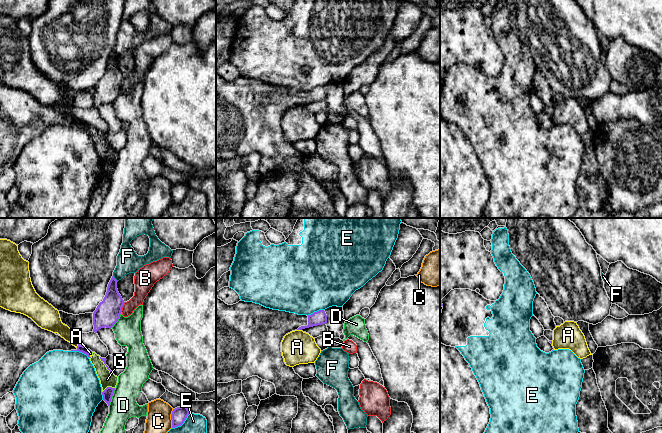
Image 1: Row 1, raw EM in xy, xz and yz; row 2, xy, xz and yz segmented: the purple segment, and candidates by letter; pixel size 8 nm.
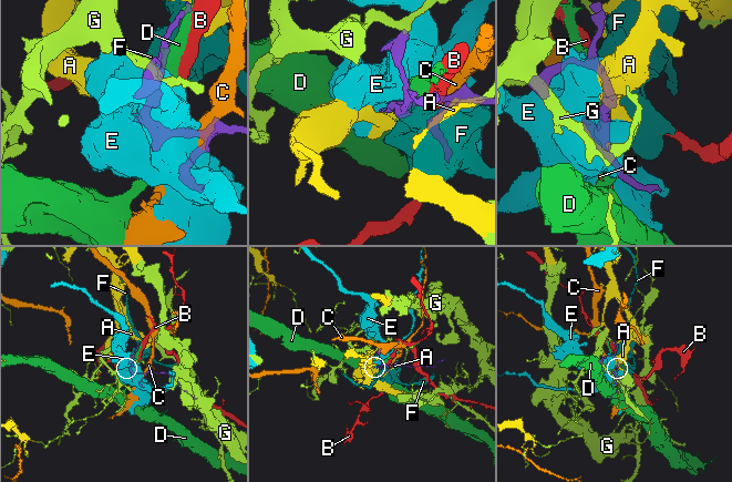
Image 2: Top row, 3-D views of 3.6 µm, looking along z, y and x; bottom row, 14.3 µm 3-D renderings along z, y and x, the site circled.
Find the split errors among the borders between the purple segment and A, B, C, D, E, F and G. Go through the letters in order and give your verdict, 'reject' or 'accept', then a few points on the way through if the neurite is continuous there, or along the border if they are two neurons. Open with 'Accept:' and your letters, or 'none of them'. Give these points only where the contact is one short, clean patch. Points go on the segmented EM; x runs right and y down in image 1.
Accept: none of them
A: reject | along xz (297, 329), (301, 330)
B: reject | along xy (125, 302), (120, 311)
C: reject
D: reject
E: reject
F: reject
G: reject

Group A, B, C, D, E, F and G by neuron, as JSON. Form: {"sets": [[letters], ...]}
{"sets": [["A", "G"], ["B"], ["C"], ["D"], ["E"], ["F"]]}

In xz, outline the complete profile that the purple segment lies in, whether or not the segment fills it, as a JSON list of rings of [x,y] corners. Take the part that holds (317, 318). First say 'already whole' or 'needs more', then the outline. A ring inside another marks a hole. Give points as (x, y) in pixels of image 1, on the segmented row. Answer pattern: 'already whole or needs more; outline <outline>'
needs more; outline [[[216,295],[216,383],[258,376],[275,385],[275,394],[298,399],[298,413],[292,420],[291,433],[335,433],[333,423],[322,407],[303,394],[303,378],[295,373],[293,367],[285,364],[281,352],[281,342],[286,334],[326,323],[324,310],[308,316],[298,315],[253,302],[239,301],[228,305]]]

